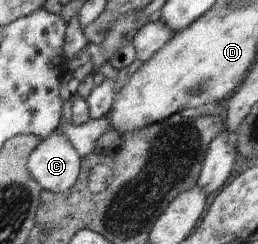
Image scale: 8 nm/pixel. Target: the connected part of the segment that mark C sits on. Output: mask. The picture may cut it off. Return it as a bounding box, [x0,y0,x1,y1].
[27,131,81,193]

